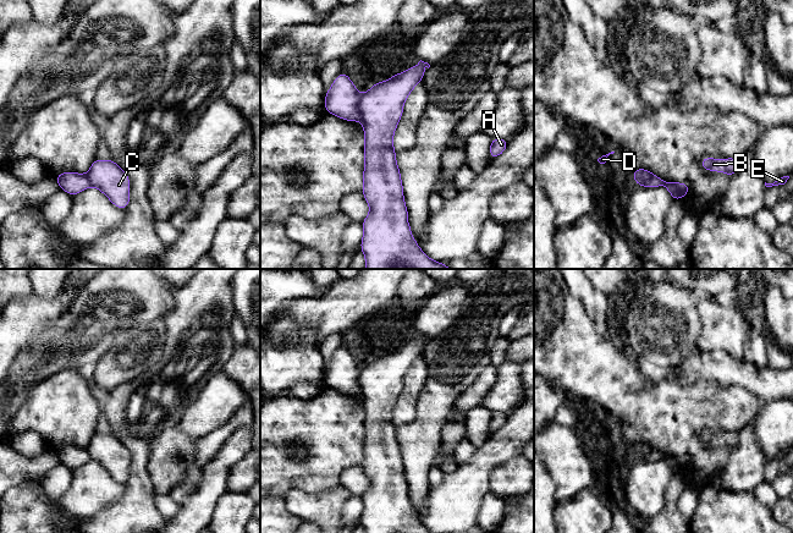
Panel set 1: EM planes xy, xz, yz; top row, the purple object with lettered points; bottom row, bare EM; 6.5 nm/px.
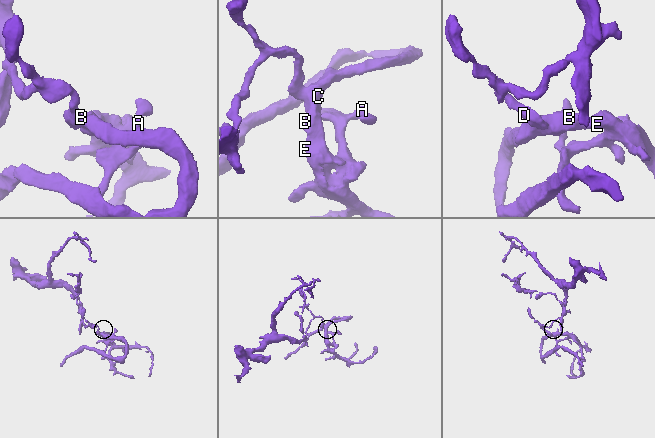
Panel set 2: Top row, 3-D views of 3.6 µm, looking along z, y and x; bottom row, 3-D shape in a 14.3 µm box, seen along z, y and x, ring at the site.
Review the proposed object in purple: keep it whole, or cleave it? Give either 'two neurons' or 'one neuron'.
two neurons

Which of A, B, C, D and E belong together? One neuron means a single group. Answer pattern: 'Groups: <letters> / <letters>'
Groups: A B C E / D

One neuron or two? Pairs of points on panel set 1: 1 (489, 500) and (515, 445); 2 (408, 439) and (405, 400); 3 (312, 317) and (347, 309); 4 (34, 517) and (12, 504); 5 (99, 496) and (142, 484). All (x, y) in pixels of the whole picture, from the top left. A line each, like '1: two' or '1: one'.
1: two
2: two
3: one
4: one
5: two

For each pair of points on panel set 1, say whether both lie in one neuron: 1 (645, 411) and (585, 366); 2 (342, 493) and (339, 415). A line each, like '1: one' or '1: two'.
1: one
2: two

